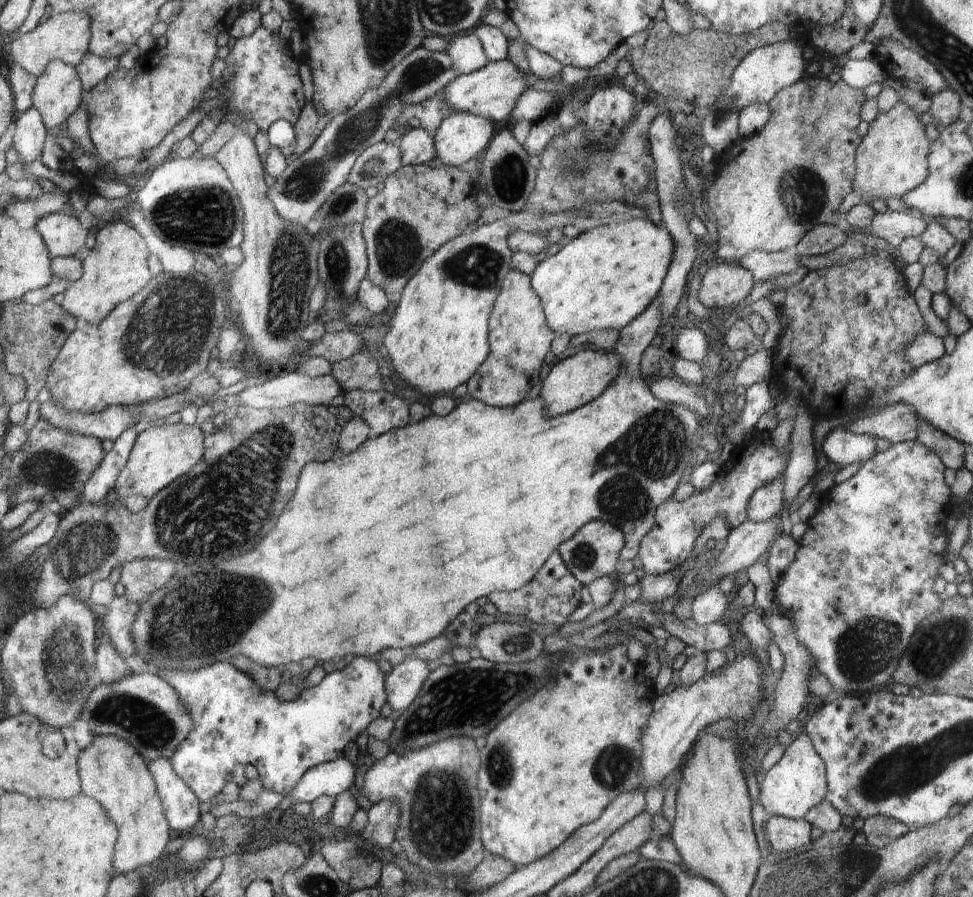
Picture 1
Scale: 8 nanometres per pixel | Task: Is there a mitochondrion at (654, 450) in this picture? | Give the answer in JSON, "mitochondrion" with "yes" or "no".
{"mitochondrion":"yes"}

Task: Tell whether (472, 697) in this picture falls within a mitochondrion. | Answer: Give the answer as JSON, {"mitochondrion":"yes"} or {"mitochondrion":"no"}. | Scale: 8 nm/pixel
{"mitochondrion":"yes"}

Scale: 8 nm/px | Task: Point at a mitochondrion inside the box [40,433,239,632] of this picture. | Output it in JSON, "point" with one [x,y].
{"point":[85,547]}

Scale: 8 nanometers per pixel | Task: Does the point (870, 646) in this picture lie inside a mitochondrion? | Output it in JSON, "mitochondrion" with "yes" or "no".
{"mitochondrion":"yes"}

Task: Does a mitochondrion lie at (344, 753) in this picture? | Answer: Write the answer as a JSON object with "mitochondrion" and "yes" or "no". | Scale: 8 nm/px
{"mitochondrion":"no"}

